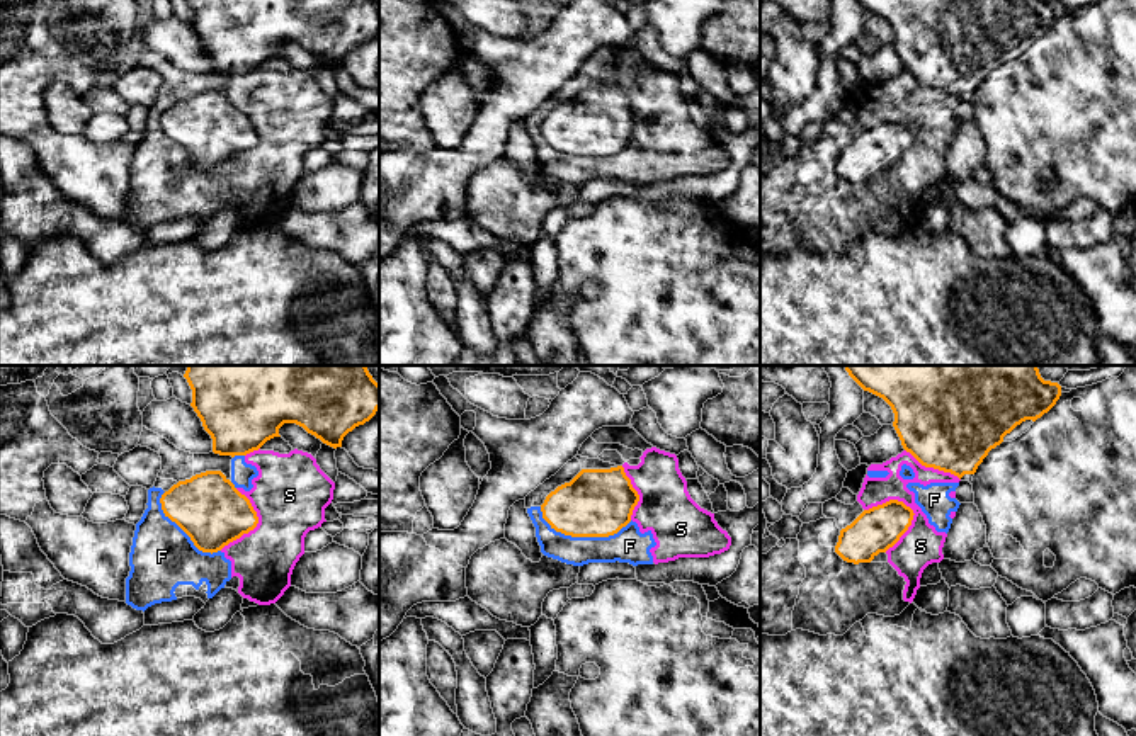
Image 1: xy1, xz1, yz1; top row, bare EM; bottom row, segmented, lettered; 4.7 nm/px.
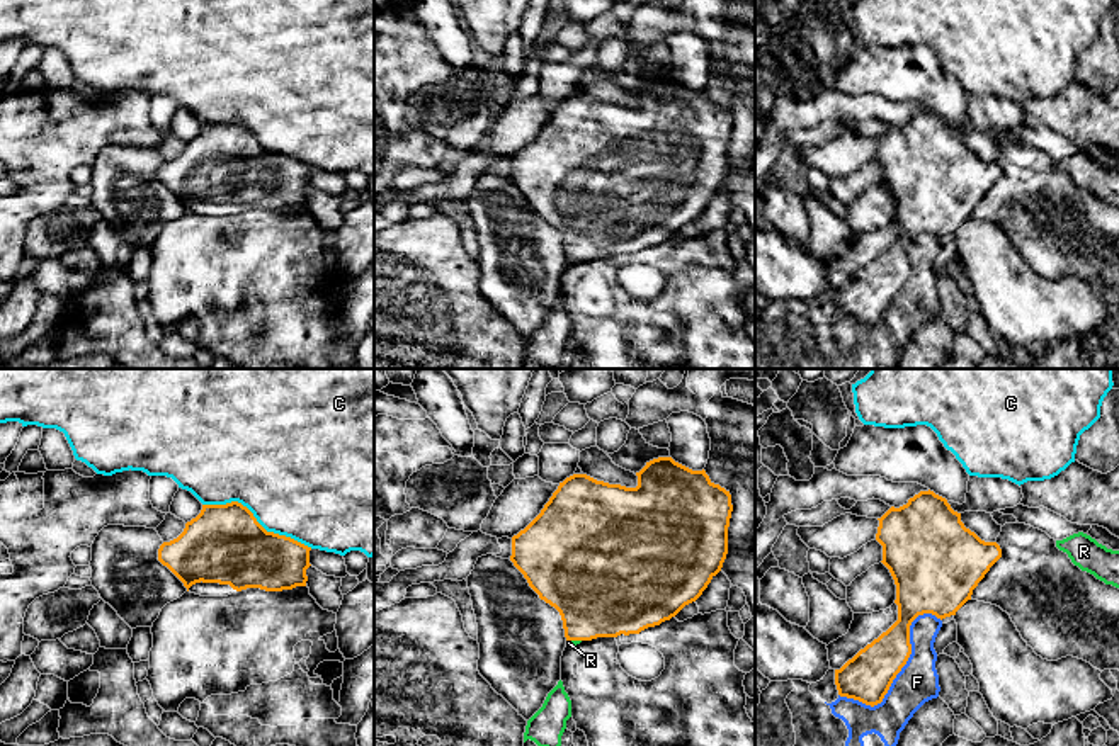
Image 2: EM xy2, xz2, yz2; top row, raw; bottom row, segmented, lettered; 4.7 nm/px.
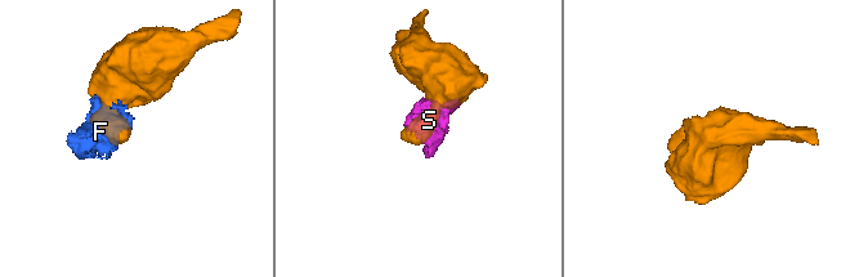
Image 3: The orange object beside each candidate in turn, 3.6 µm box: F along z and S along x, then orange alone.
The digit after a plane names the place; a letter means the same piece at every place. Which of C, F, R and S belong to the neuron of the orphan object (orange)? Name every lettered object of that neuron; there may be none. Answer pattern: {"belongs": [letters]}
{"belongs": ["R"]}

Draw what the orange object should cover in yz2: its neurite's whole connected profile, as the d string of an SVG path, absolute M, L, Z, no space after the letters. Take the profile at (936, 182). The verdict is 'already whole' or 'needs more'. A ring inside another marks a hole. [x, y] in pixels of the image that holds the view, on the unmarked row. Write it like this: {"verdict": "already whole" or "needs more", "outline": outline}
{"verdict": "already whole", "outline": "M920 110L906 124L891 126L879 139L876 160L883 165L883 184L896 204L898 240L878 258L861 268L840 289L835 304L840 316L878 325L912 274L910 245L923 233L937 238L956 235L971 219L973 209L1002 177L997 161L985 161L964 146L961 133L934 110Z"}

